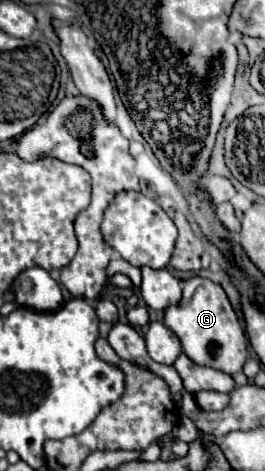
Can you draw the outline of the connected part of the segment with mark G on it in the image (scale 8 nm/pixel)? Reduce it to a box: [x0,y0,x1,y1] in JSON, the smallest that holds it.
[164,275,248,375]

